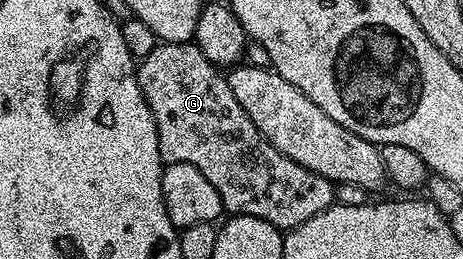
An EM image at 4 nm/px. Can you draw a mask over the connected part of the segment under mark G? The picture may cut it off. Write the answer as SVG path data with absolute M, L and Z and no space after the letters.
M160 41L155 45L159 46L153 47L152 50L144 56L143 62L141 58L137 66L137 73L139 76L139 87L145 96L145 100L149 104L149 112L153 112L153 120L157 124L159 156L163 159L164 163L184 162L185 164L193 164L197 168L197 172L201 172L201 176L205 176L205 180L209 180L209 184L213 184L213 188L217 188L217 192L223 201L224 211L226 211L228 215L244 214L245 216L257 216L257 220L269 220L269 224L273 224L284 232L294 230L295 227L305 224L305 220L317 216L317 212L328 210L328 208L332 206L335 202L335 186L333 183L325 176L315 174L311 170L306 170L301 164L289 160L289 156L277 152L277 148L273 148L273 144L269 144L269 140L265 140L263 133L253 124L253 120L249 120L245 108L241 108L241 104L237 104L237 96L233 96L233 88L229 88L229 84L227 83L226 77L221 73L220 67L214 66L201 52L201 48L195 45L194 41Z

